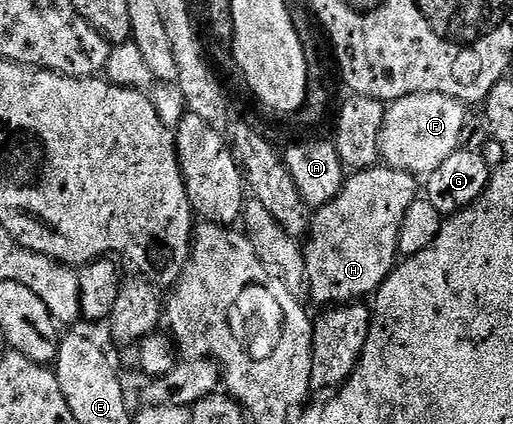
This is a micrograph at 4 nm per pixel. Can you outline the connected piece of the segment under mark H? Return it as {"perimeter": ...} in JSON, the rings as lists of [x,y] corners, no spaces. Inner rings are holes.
{"perimeter":[[[385,166],[355,171],[342,185],[337,198],[313,213],[308,239],[304,244],[306,257],[304,280],[305,283],[310,283],[311,298],[318,304],[326,304],[322,306],[341,306],[373,297],[396,267],[396,261],[400,256],[398,250],[400,226],[404,222],[404,214],[408,214],[408,206],[412,206],[412,202],[419,199],[419,196],[419,181],[409,172]]]}

